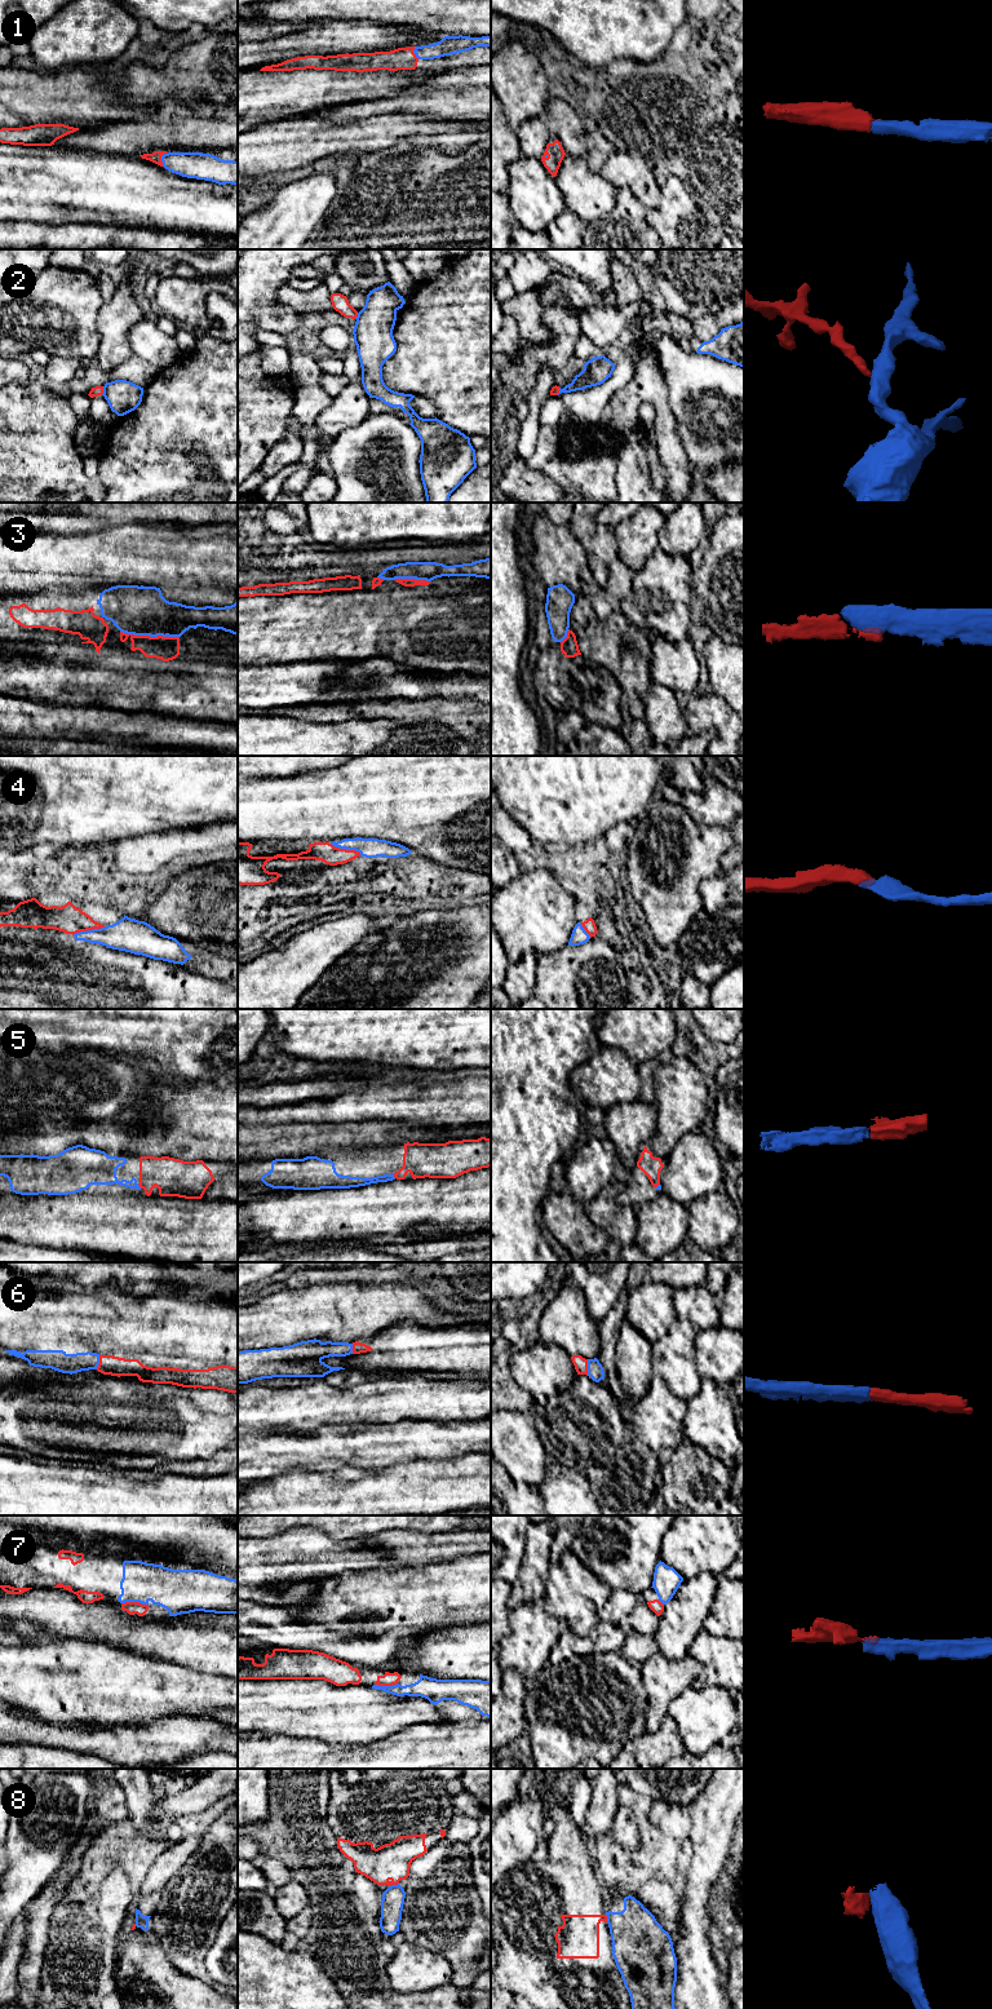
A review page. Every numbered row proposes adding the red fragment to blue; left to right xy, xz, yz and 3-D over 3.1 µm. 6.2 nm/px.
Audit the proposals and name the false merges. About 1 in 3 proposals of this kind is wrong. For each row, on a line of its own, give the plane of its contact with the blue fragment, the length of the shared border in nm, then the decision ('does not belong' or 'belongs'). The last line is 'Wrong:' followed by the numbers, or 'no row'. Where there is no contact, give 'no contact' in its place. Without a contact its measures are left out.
1: meets blue in xy; contact 100 nm long; belongs
2: meets blue in xy; contact 60 nm long; does not belong
3: meets blue in xy; contact 380 nm long; belongs
4: meets blue in xz; contact 200 nm long; belongs
5: meets blue in xy; contact 40 nm long; belongs
6: meets blue in yz; contact 120 nm long; belongs
7: meets blue in xy; contact 160 nm long; belongs
8: meets blue in xz; contact 70 nm long; does not belong
Wrong: 2, 8

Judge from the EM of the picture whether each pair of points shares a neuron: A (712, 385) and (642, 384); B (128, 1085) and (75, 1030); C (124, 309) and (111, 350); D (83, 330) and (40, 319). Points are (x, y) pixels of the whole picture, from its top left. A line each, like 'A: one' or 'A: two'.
A: two
B: two
C: one
D: one

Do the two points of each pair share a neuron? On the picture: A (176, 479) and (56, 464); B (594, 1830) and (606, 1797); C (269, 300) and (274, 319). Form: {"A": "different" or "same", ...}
{"A": "different", "B": "same", "C": "different"}

